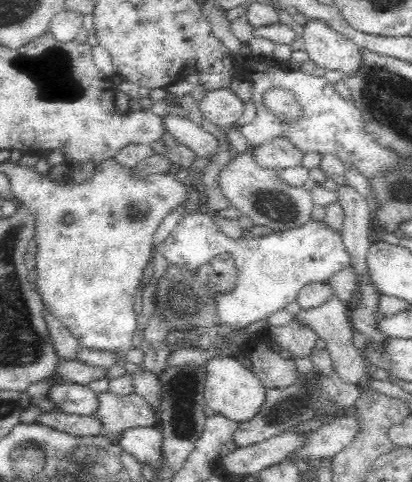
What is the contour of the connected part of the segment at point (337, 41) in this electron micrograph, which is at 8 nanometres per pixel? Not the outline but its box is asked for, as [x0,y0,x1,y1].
[301,20,363,76]

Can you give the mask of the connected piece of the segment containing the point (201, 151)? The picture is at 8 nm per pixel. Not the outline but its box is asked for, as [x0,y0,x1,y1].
[163,114,219,158]

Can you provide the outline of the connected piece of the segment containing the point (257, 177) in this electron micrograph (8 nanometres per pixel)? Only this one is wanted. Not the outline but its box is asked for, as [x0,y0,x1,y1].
[218,153,313,232]

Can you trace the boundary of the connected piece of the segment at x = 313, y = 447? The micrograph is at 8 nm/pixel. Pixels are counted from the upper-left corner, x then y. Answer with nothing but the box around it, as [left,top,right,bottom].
[287,416,359,463]

